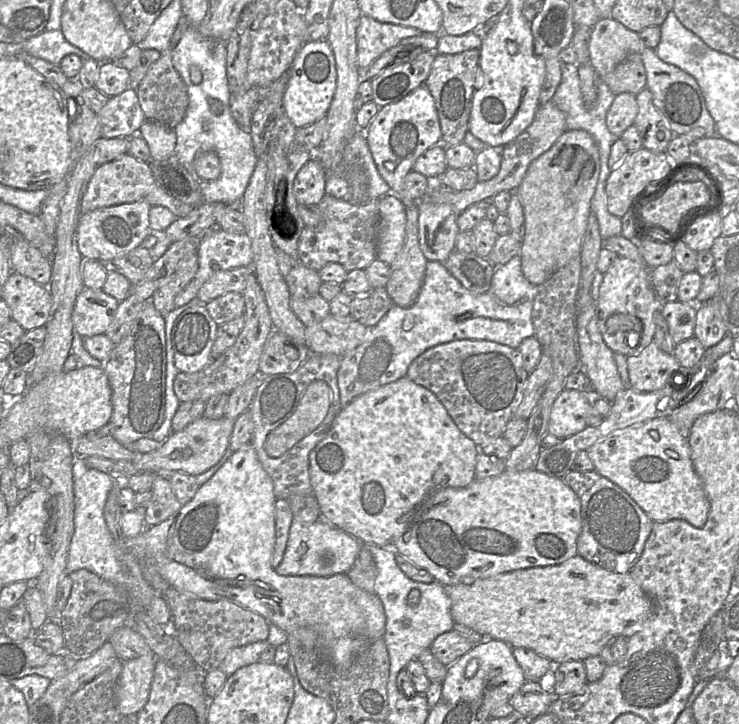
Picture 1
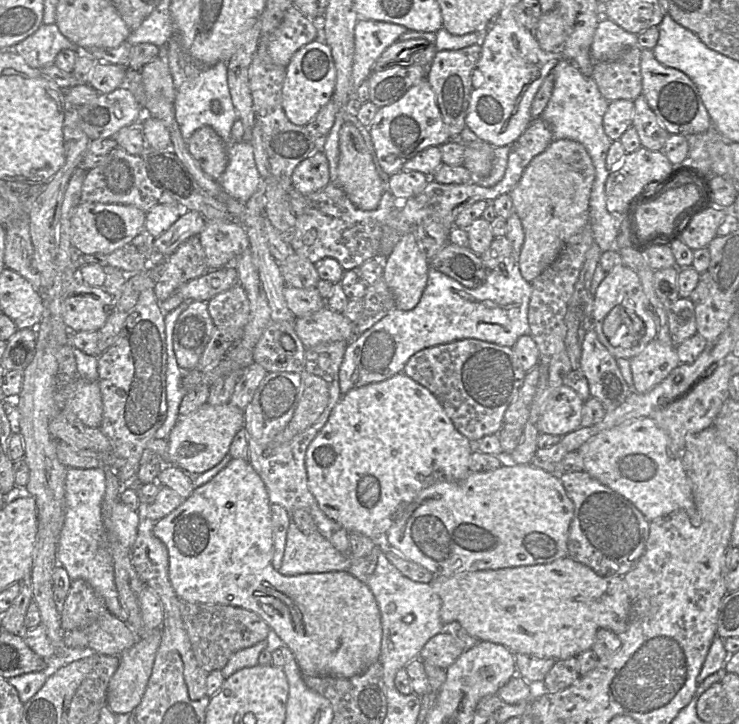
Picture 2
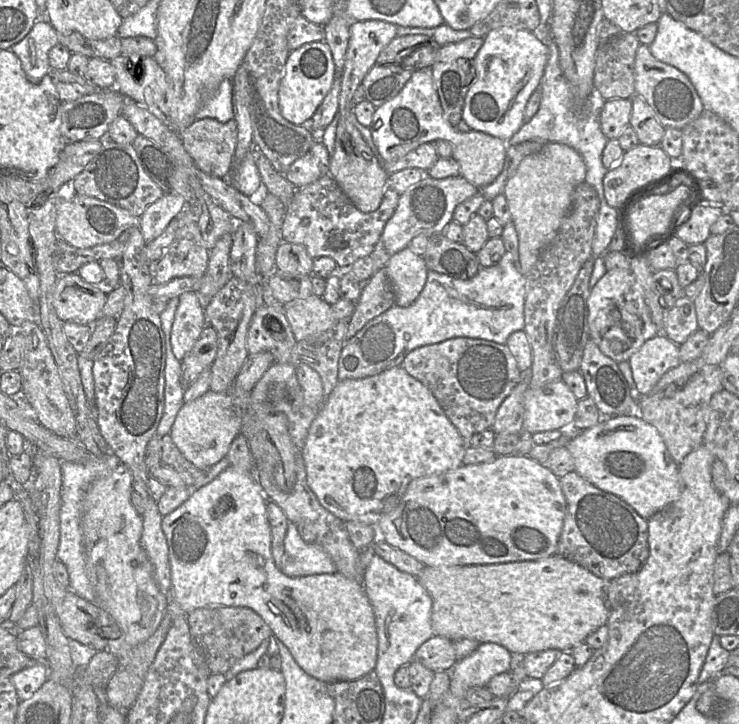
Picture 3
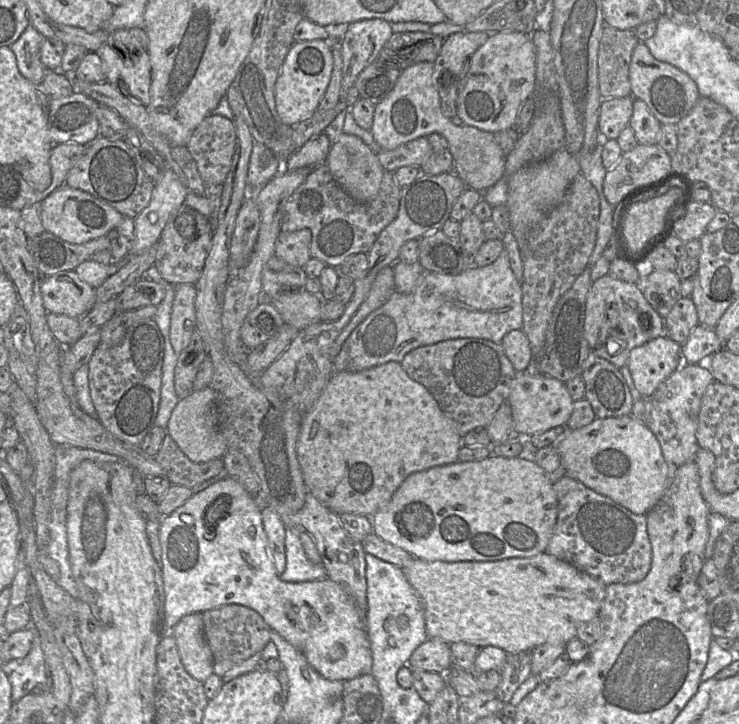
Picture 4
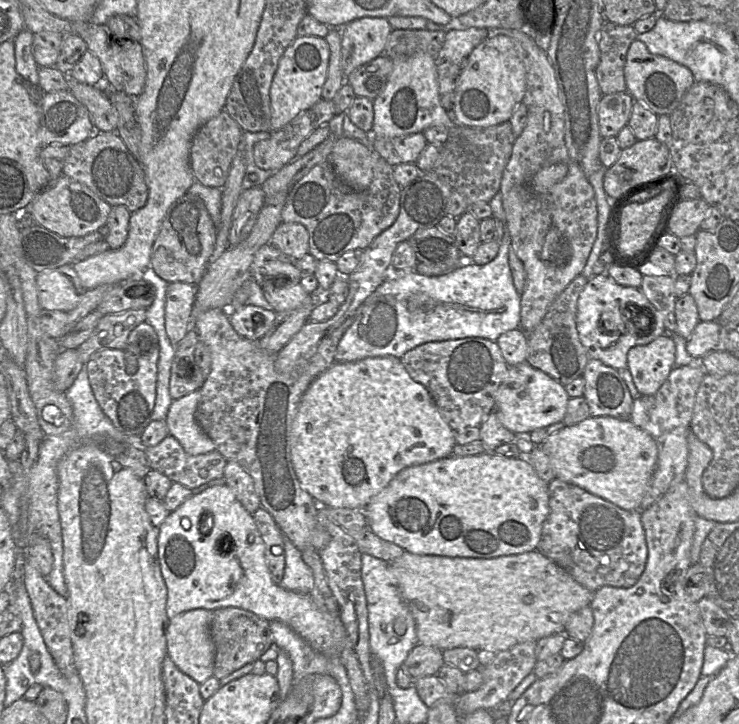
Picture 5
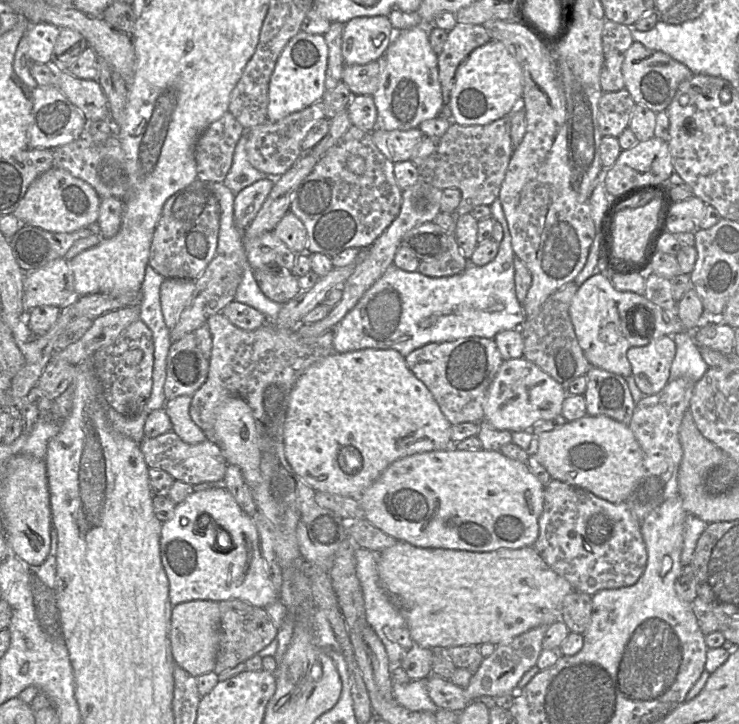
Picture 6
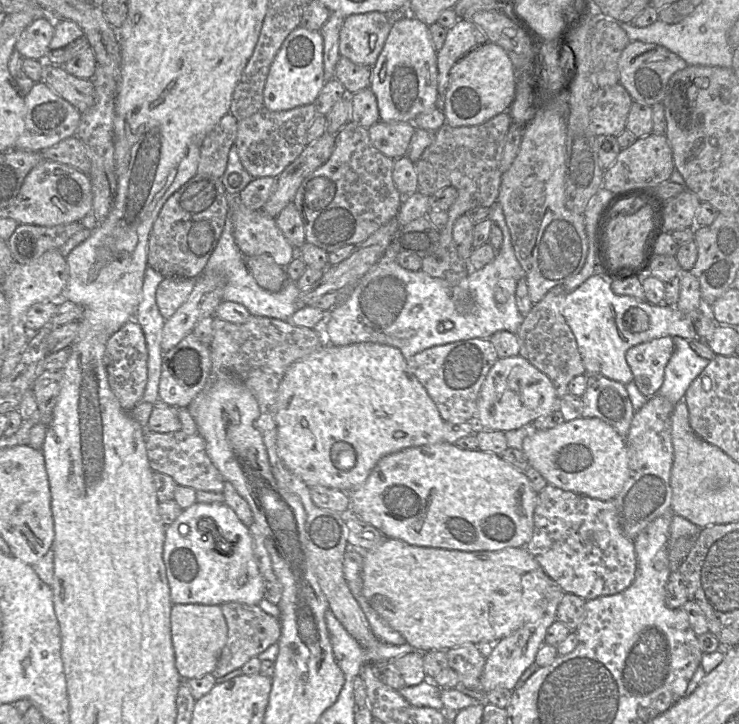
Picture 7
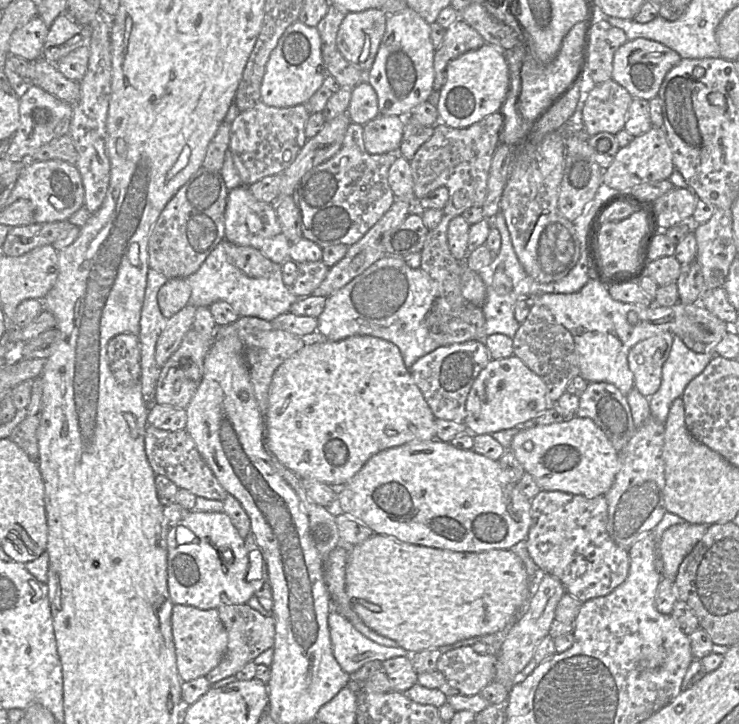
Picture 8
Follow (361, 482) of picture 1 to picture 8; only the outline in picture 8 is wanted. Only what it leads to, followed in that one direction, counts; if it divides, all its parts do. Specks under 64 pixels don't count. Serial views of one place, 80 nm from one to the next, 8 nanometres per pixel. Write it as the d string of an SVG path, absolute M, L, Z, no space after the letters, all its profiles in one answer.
M353 335L340 341L325 340L305 344L305 346L285 360L275 371L269 388L268 408L264 418L265 443L269 452L286 468L300 478L314 479L332 487L345 485L376 453L409 443L411 441L430 441L436 439L436 417L433 415L424 396L416 385L410 370L405 366L399 348L382 338L369 335Z

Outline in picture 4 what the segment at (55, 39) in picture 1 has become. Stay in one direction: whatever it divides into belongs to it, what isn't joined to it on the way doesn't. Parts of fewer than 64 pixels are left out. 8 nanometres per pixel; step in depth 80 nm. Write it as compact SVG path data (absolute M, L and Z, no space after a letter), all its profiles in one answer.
M29 24L21 36L10 45L19 72L33 83L41 83L47 71L40 59L40 49L44 40L45 37Z

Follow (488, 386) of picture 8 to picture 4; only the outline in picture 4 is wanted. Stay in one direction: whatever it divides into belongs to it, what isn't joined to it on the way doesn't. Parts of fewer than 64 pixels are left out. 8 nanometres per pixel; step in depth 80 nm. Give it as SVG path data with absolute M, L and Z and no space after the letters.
M534 369L516 373L506 401L512 409L516 430L528 435L543 433L551 428L566 425L573 412L574 404L564 382Z

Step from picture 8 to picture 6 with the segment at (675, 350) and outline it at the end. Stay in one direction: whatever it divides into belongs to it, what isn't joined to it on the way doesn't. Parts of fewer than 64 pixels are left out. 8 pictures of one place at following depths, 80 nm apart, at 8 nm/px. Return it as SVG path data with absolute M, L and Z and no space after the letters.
M693 332L674 334L672 339L676 345L676 352L670 368L669 381L682 377L696 383L709 366L701 357L700 347L694 341Z

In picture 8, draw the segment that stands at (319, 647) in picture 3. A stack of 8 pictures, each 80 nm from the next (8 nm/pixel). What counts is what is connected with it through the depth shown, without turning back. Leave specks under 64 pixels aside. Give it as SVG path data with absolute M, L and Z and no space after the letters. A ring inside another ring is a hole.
M189 511L179 524L170 527L167 551L168 591L174 604L207 610L221 605L245 604L254 596L246 541L224 511ZM178 526L191 530L195 534L195 540L179 544L176 539Z

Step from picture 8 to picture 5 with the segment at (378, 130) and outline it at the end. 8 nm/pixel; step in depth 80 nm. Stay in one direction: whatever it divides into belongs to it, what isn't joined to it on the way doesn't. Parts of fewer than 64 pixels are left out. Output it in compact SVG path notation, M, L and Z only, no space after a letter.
M422 132L394 138L373 136L374 150L393 167L415 163L427 143Z

